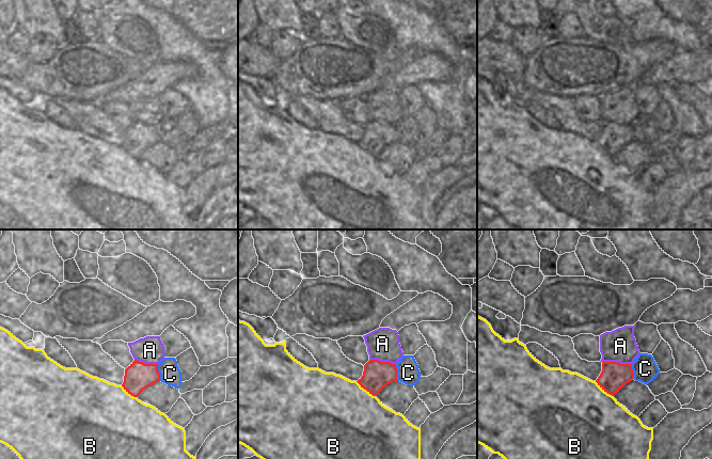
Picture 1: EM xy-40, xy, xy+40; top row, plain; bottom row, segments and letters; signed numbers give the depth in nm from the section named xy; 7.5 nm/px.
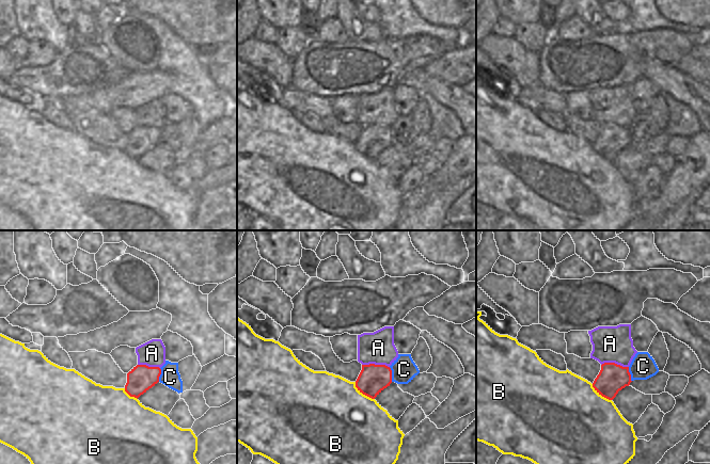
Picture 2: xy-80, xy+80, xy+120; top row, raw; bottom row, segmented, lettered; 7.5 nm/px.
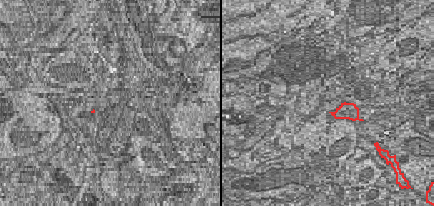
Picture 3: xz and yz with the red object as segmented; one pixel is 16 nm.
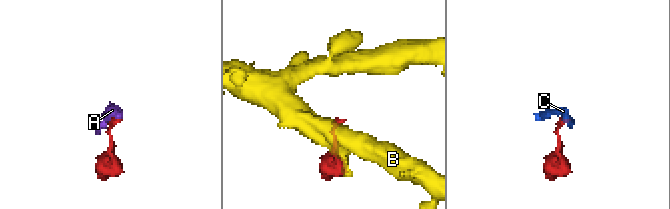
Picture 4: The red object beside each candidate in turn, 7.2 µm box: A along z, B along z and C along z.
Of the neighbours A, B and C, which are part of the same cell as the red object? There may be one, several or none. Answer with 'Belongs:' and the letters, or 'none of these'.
Belongs: none of these

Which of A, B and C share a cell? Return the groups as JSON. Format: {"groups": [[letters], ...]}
{"groups": [["A"], ["B"], ["C"]]}

